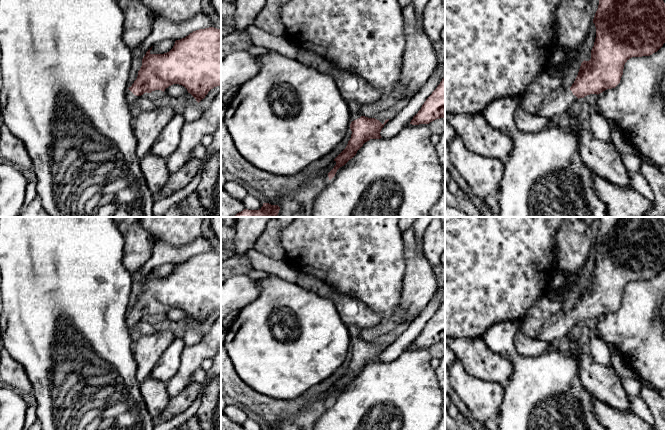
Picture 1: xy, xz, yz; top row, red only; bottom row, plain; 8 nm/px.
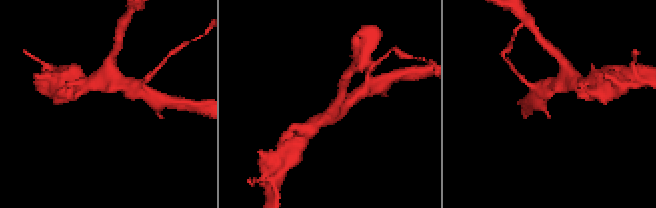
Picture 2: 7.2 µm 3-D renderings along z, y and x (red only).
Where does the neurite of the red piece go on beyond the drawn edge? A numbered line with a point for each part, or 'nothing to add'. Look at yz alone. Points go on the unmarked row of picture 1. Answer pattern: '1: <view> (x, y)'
1: yz (558, 327)

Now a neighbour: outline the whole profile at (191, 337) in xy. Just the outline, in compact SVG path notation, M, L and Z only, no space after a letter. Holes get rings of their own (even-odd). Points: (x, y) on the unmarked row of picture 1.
M196 326L195 328L186 330L182 337L182 340L185 347L190 347L198 344L202 338L203 334L201 333L200 328Z

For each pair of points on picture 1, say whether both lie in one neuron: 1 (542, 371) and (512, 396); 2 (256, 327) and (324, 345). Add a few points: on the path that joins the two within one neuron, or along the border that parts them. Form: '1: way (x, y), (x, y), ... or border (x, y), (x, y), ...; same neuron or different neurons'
1: way (535, 378), (519, 394); same neuron
2: way (273, 343), (284, 346), (307, 345); same neuron

